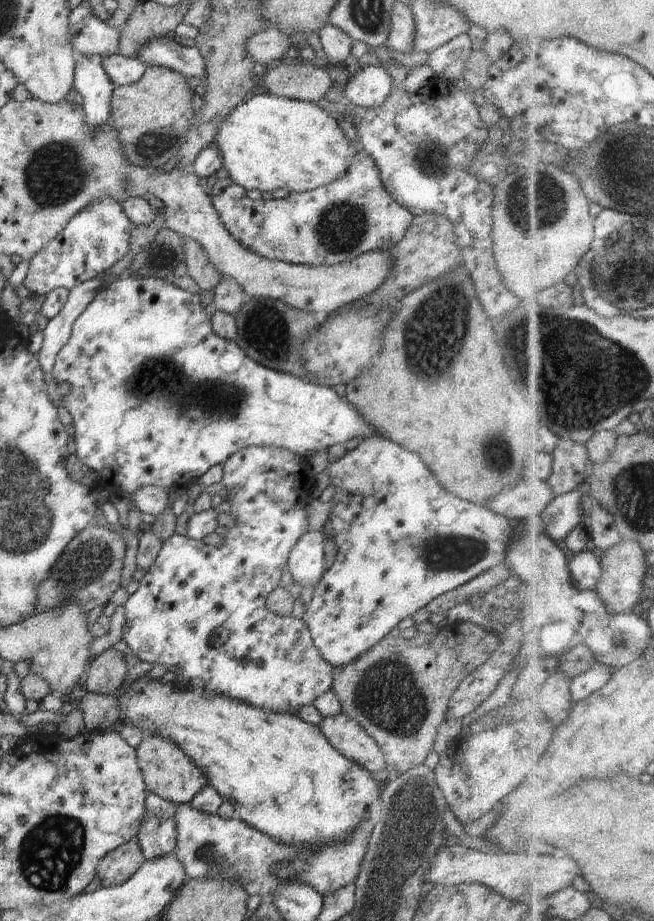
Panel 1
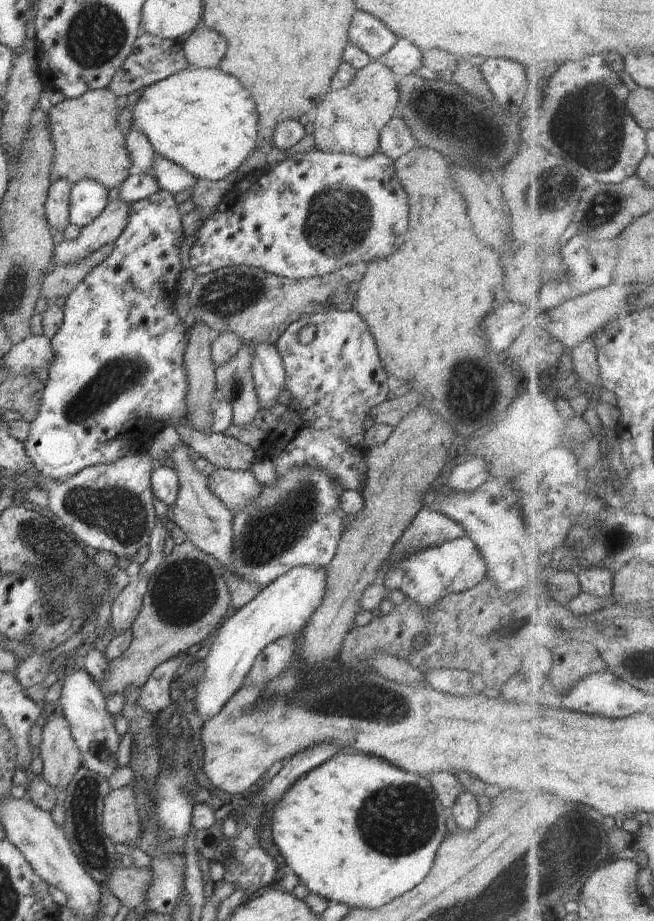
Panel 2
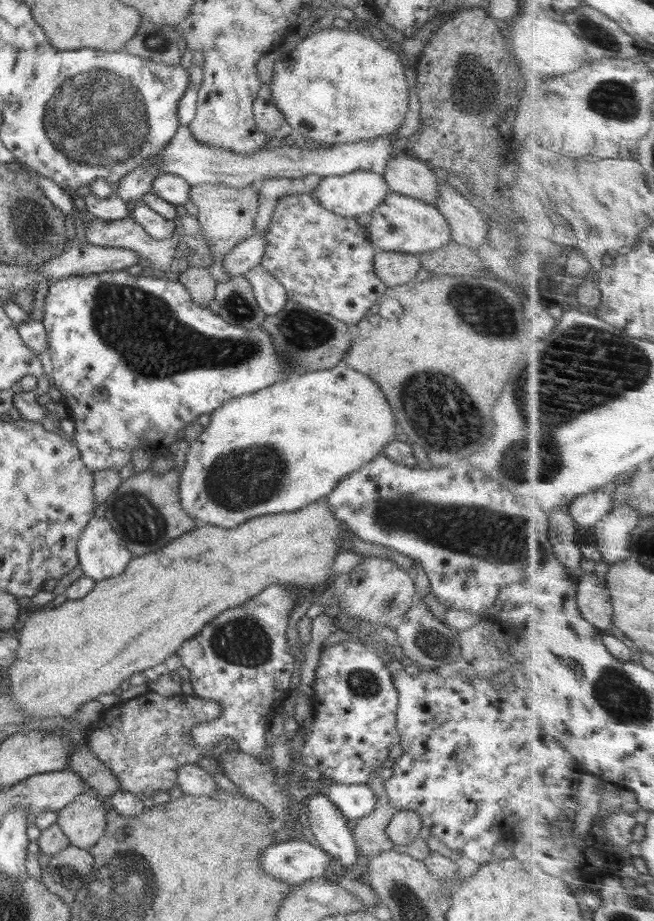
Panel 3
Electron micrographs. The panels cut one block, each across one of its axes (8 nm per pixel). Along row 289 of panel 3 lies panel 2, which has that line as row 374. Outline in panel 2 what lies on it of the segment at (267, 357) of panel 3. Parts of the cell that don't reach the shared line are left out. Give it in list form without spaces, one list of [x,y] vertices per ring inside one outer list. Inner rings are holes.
[[[158,190],[150,198],[133,202],[132,206],[130,206],[130,212],[128,212],[128,224],[122,231],[122,234],[115,240],[114,250],[110,252],[110,256],[107,256],[106,260],[102,261],[102,264],[92,268],[86,275],[86,278],[67,296],[66,302],[62,307],[64,313],[62,324],[51,340],[54,360],[48,366],[49,378],[44,382],[42,406],[38,411],[38,416],[30,423],[28,440],[24,443],[25,451],[30,457],[32,464],[46,480],[66,482],[70,480],[71,476],[76,476],[78,472],[82,472],[85,468],[92,468],[92,466],[98,466],[98,464],[112,464],[115,460],[122,460],[124,456],[132,454],[135,447],[139,445],[144,436],[142,434],[144,428],[146,428],[148,434],[152,432],[152,422],[154,420],[160,420],[174,427],[176,424],[191,426],[192,422],[188,418],[188,406],[186,406],[188,378],[186,378],[186,368],[184,368],[184,353],[188,344],[186,327],[189,322],[182,322],[173,306],[179,294],[177,287],[180,273],[184,269],[180,260],[181,244],[184,240],[181,216],[178,213],[174,195],[167,190]]]

